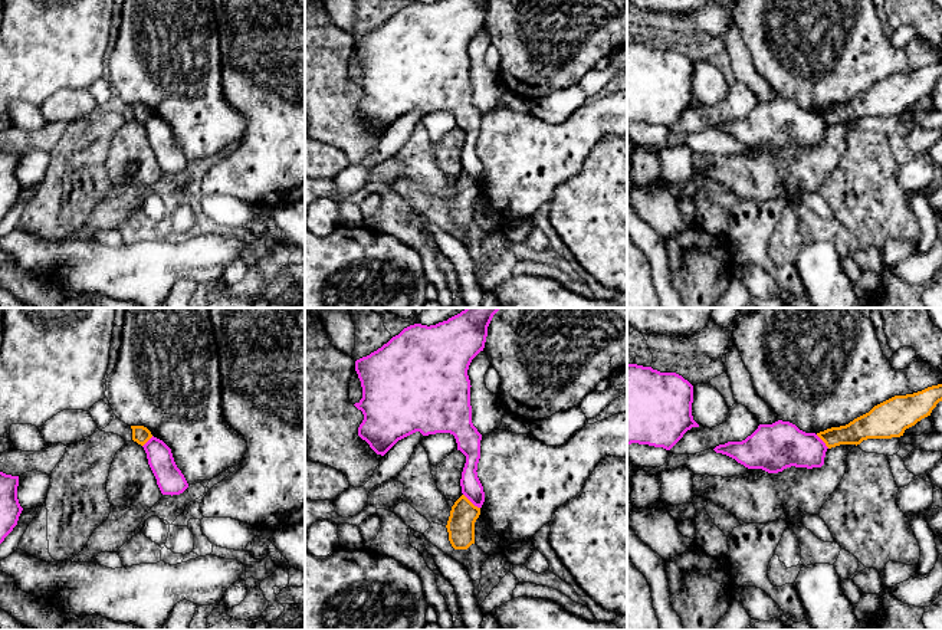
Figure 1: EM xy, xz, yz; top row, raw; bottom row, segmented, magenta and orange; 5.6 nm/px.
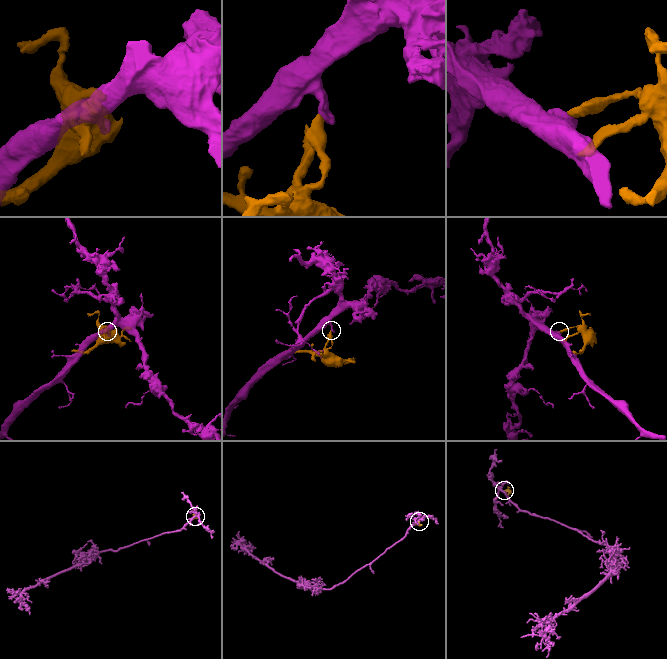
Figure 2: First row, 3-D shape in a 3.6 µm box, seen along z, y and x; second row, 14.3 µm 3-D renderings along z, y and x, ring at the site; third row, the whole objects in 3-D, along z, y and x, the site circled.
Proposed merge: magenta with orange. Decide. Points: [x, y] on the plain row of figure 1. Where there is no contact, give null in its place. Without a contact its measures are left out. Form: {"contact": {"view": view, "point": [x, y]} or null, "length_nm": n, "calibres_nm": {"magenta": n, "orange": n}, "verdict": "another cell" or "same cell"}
{"contact": {"view": "xz", "point": [472, 180]}, "length_nm": 130, "calibres_nm": {"magenta": 120, "orange": 160}, "verdict": "another cell"}

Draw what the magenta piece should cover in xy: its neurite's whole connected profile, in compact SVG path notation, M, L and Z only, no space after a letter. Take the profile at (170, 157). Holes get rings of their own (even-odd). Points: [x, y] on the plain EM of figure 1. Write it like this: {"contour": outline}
{"contour": "M154 114L142 125L161 171L171 174L183 171L188 161L177 145L171 127Z"}

